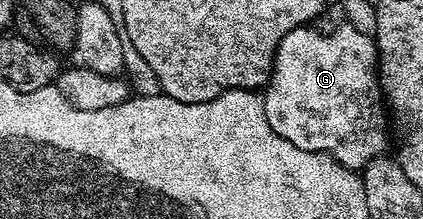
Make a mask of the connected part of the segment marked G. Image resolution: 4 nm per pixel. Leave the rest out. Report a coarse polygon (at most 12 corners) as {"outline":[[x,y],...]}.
{"outline":[[299,26],[262,94],[278,136],[363,171],[388,146],[376,43]]}

